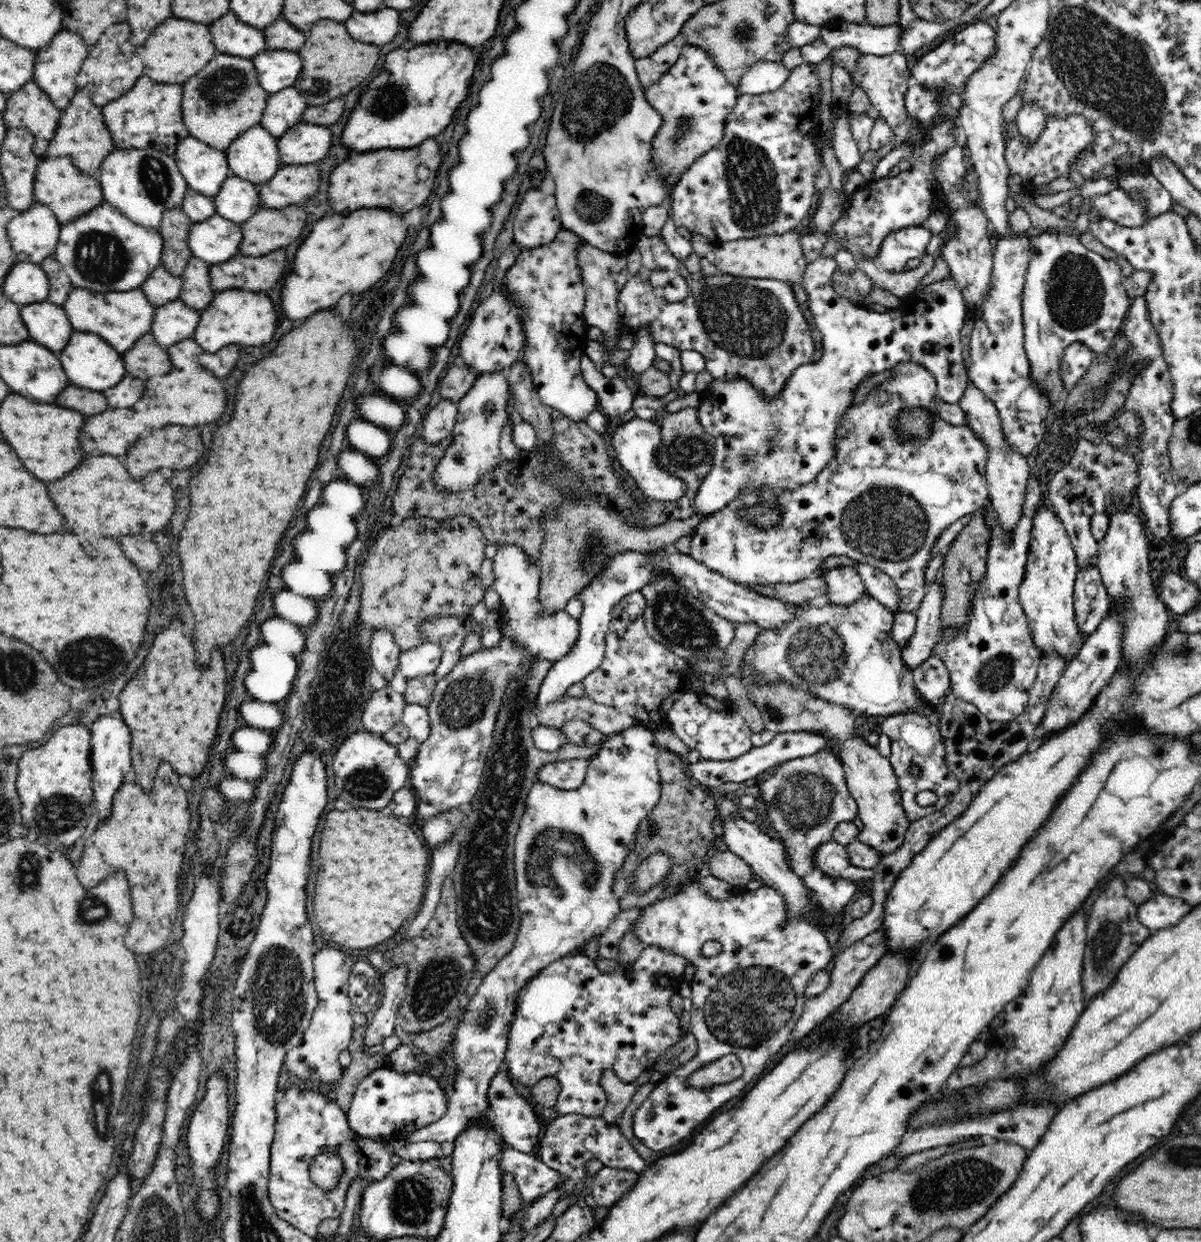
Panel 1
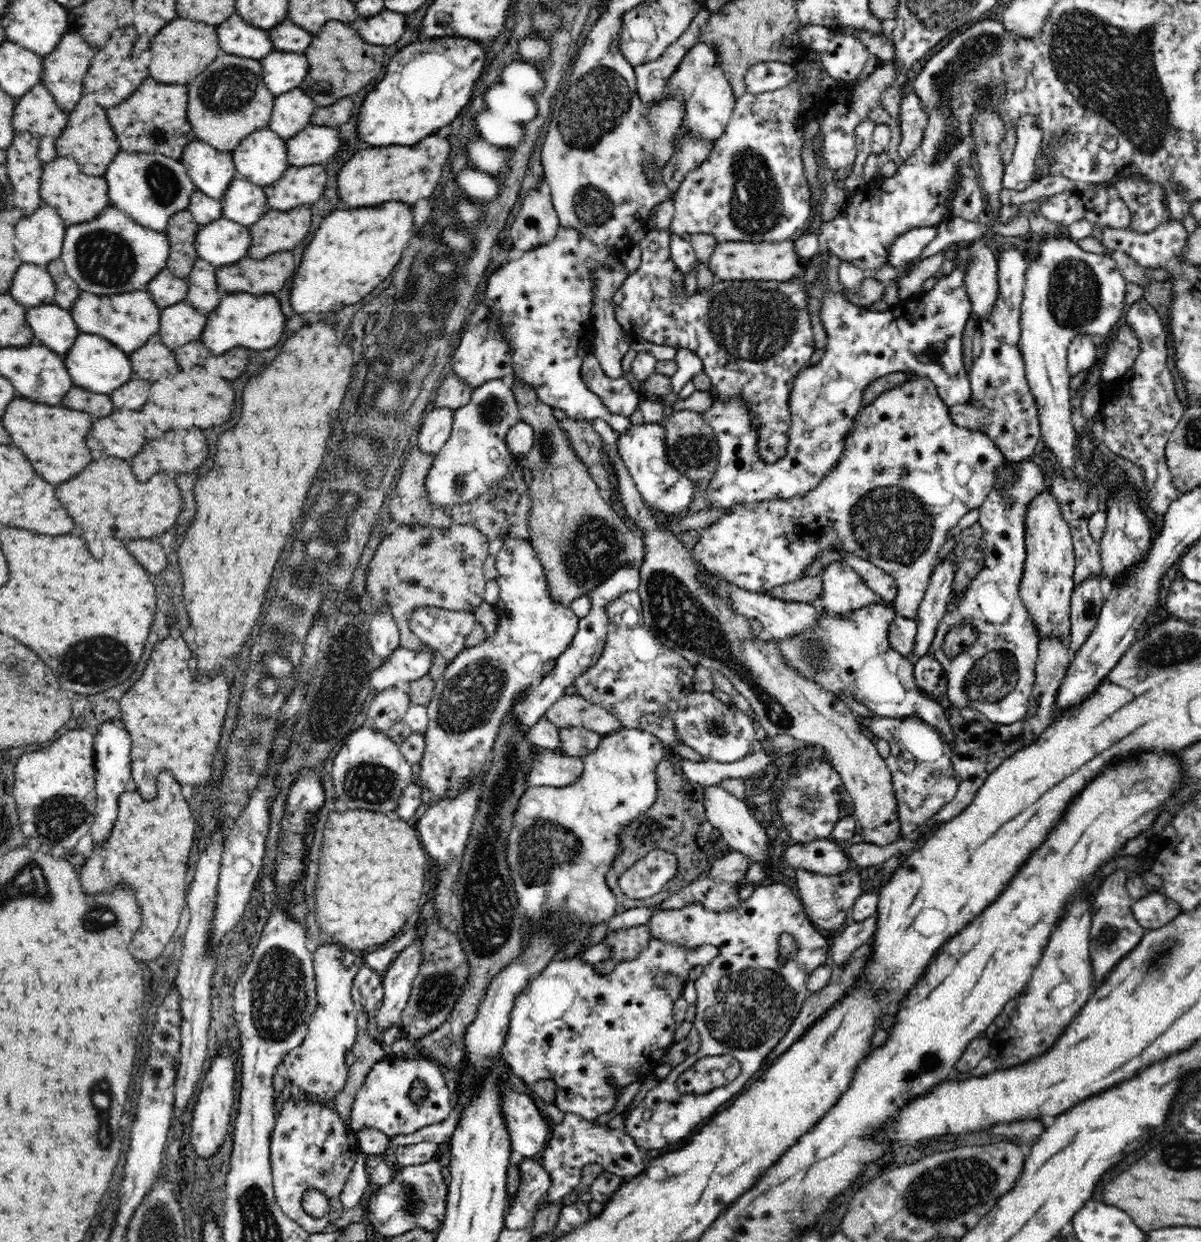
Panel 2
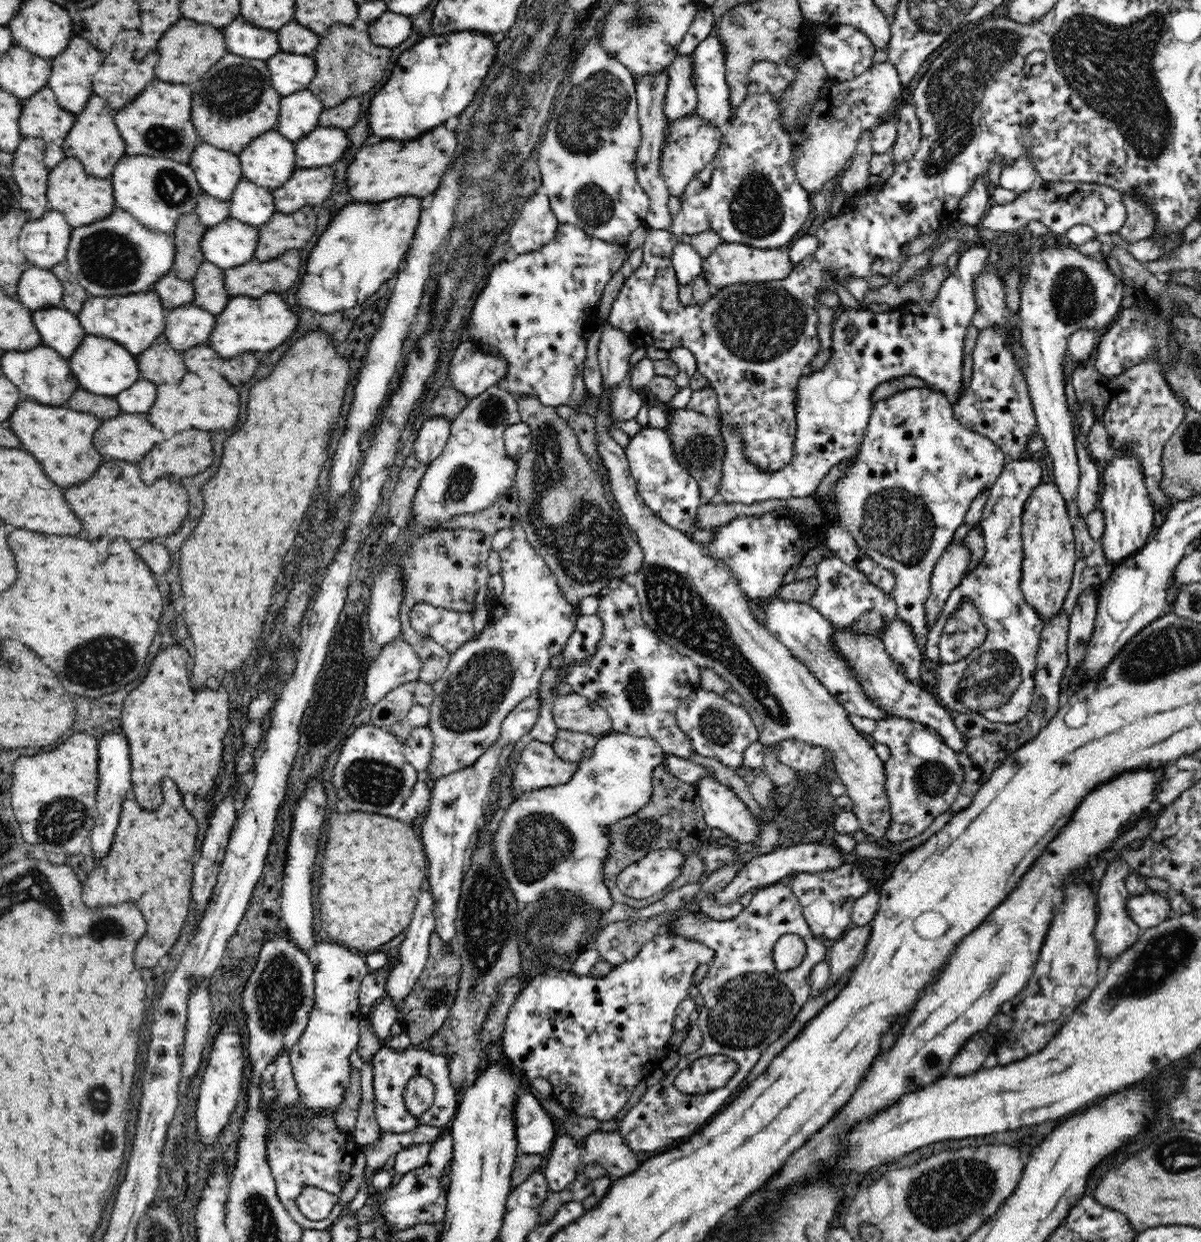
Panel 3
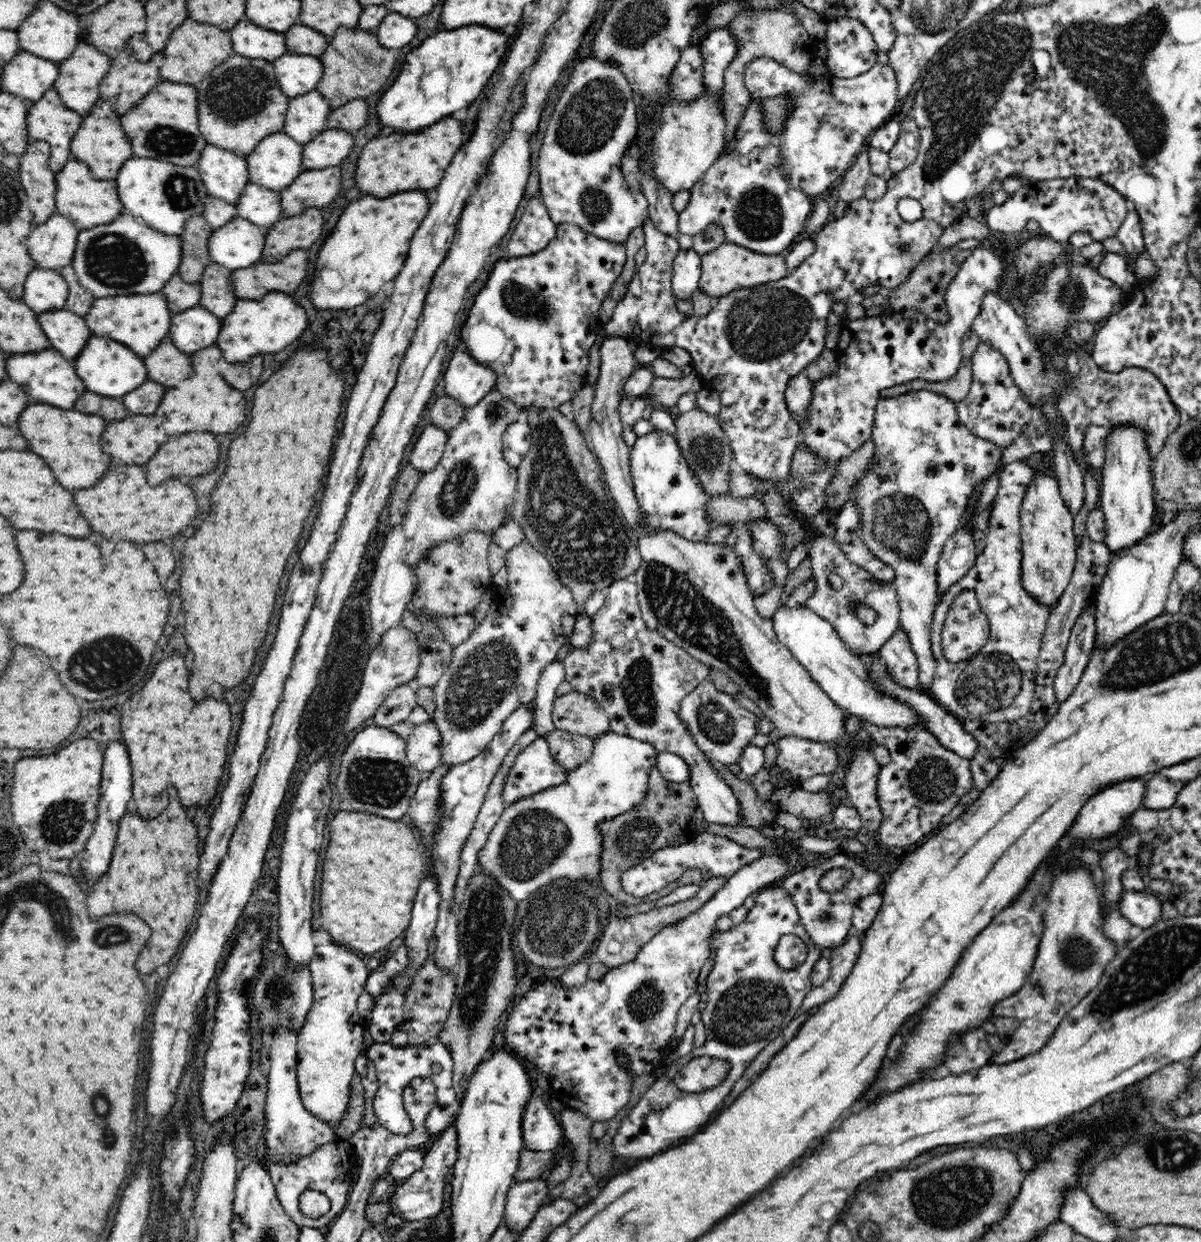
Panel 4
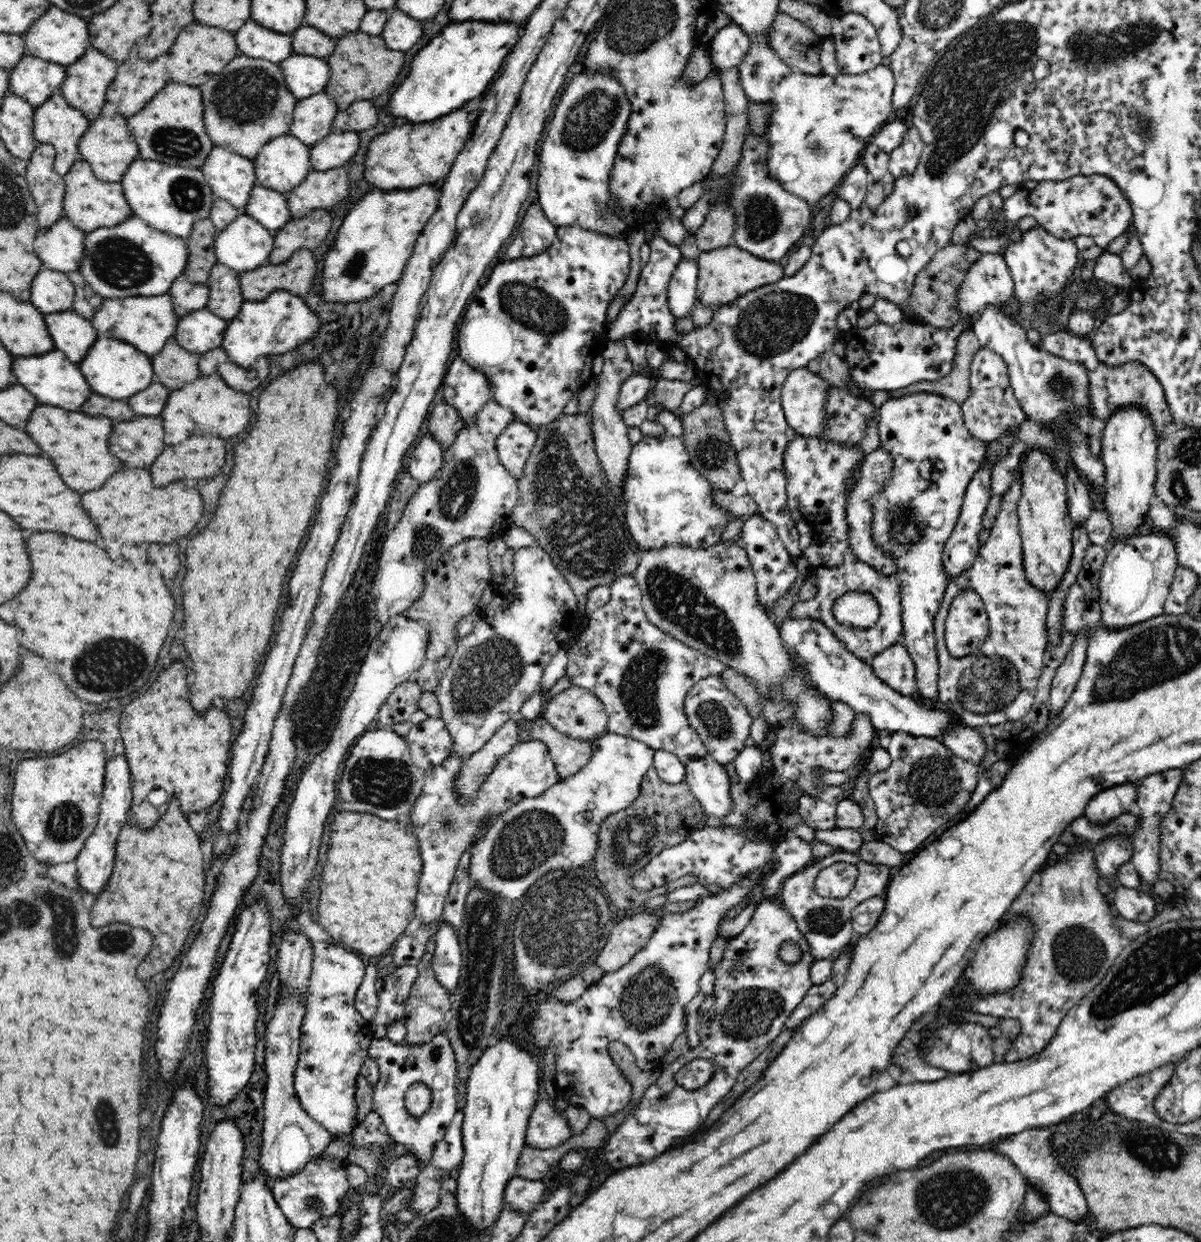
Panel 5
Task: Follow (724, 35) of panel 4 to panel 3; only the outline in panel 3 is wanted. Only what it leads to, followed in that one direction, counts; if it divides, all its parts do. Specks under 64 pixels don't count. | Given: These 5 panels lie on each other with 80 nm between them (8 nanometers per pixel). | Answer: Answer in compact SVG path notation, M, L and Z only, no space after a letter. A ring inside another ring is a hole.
M710 33L692 52L693 82L698 92L698 104L694 113L706 123L724 129L732 118L729 99L729 86L725 78L726 51L716 33Z

